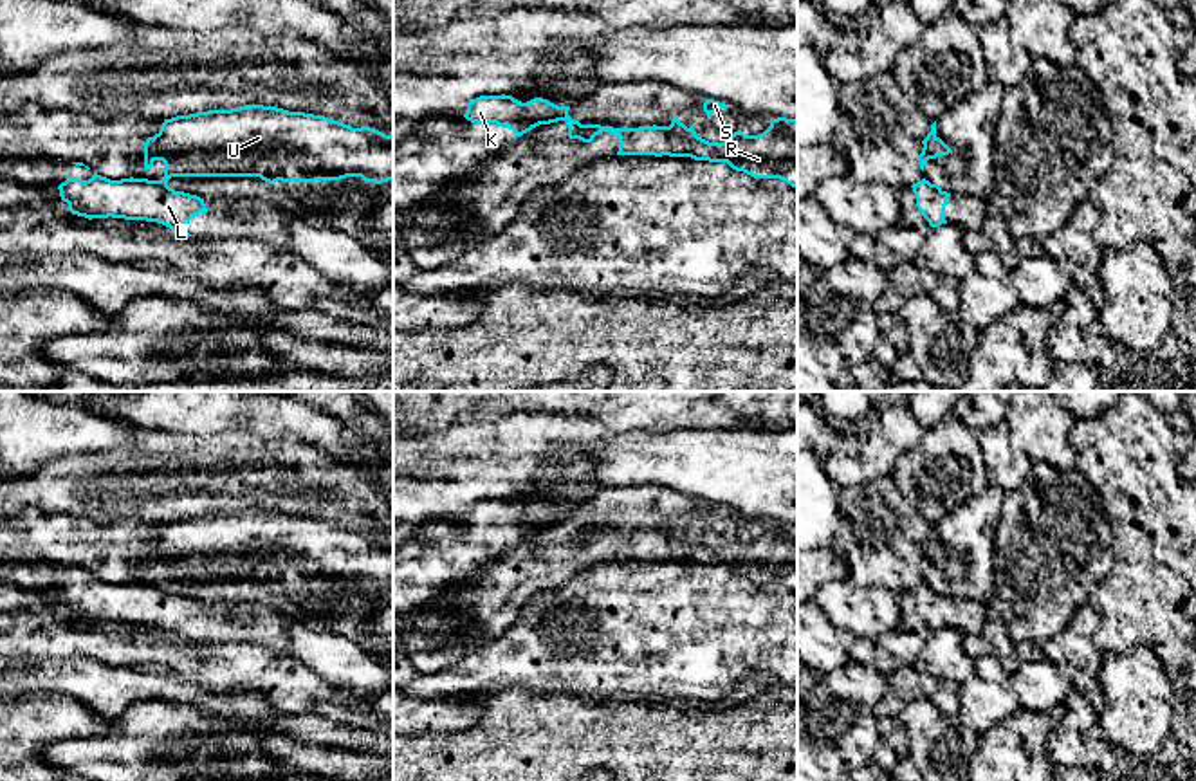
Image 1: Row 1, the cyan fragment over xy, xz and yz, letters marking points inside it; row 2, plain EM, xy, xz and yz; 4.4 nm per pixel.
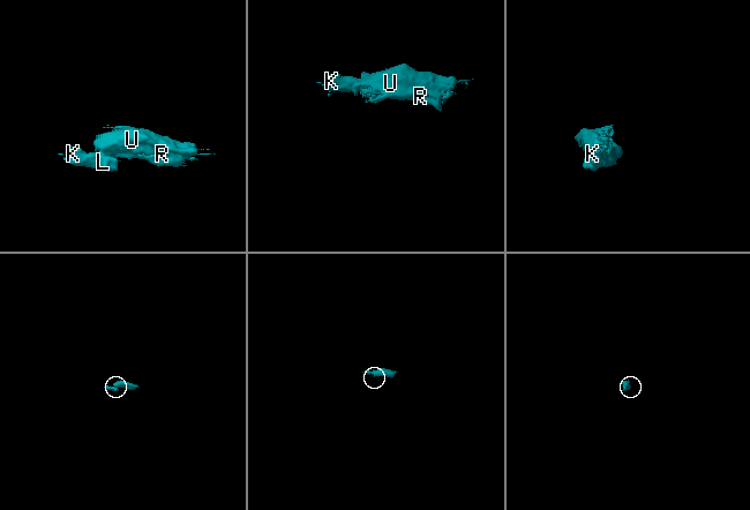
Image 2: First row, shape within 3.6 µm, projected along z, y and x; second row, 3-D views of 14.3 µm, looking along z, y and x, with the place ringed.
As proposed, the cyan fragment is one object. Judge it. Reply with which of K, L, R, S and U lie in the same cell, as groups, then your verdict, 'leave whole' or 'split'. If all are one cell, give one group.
K L / R S U; split

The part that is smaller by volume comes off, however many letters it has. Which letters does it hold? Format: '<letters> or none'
K, L

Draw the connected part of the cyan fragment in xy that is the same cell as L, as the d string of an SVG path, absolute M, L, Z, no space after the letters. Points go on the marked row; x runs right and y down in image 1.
M94 173L88 180L70 177L58 189L72 215L157 222L179 236L195 236L188 233L189 220L207 213L204 198L148 179L110 180Z

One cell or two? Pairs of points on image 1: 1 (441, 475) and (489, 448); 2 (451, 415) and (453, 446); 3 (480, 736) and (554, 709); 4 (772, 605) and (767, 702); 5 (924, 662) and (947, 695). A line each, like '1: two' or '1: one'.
1: one
2: two
3: one
4: two
5: two

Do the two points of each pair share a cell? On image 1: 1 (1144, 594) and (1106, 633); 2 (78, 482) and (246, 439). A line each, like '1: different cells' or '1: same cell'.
1: same cell
2: same cell

